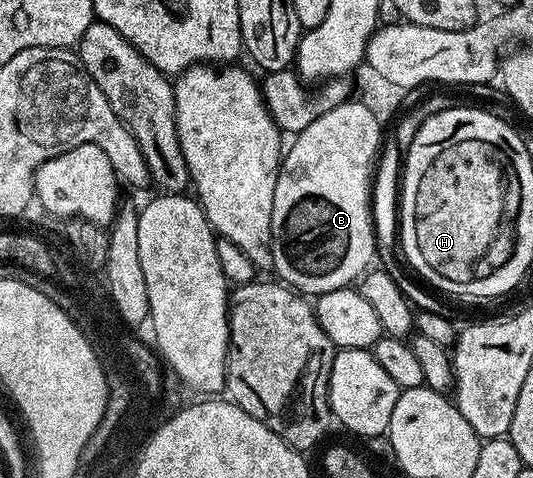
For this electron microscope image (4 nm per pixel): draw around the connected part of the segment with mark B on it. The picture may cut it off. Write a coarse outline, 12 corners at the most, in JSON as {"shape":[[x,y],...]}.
{"shape":[[347,102],[278,165],[270,249],[317,298],[375,263],[380,123]]}

